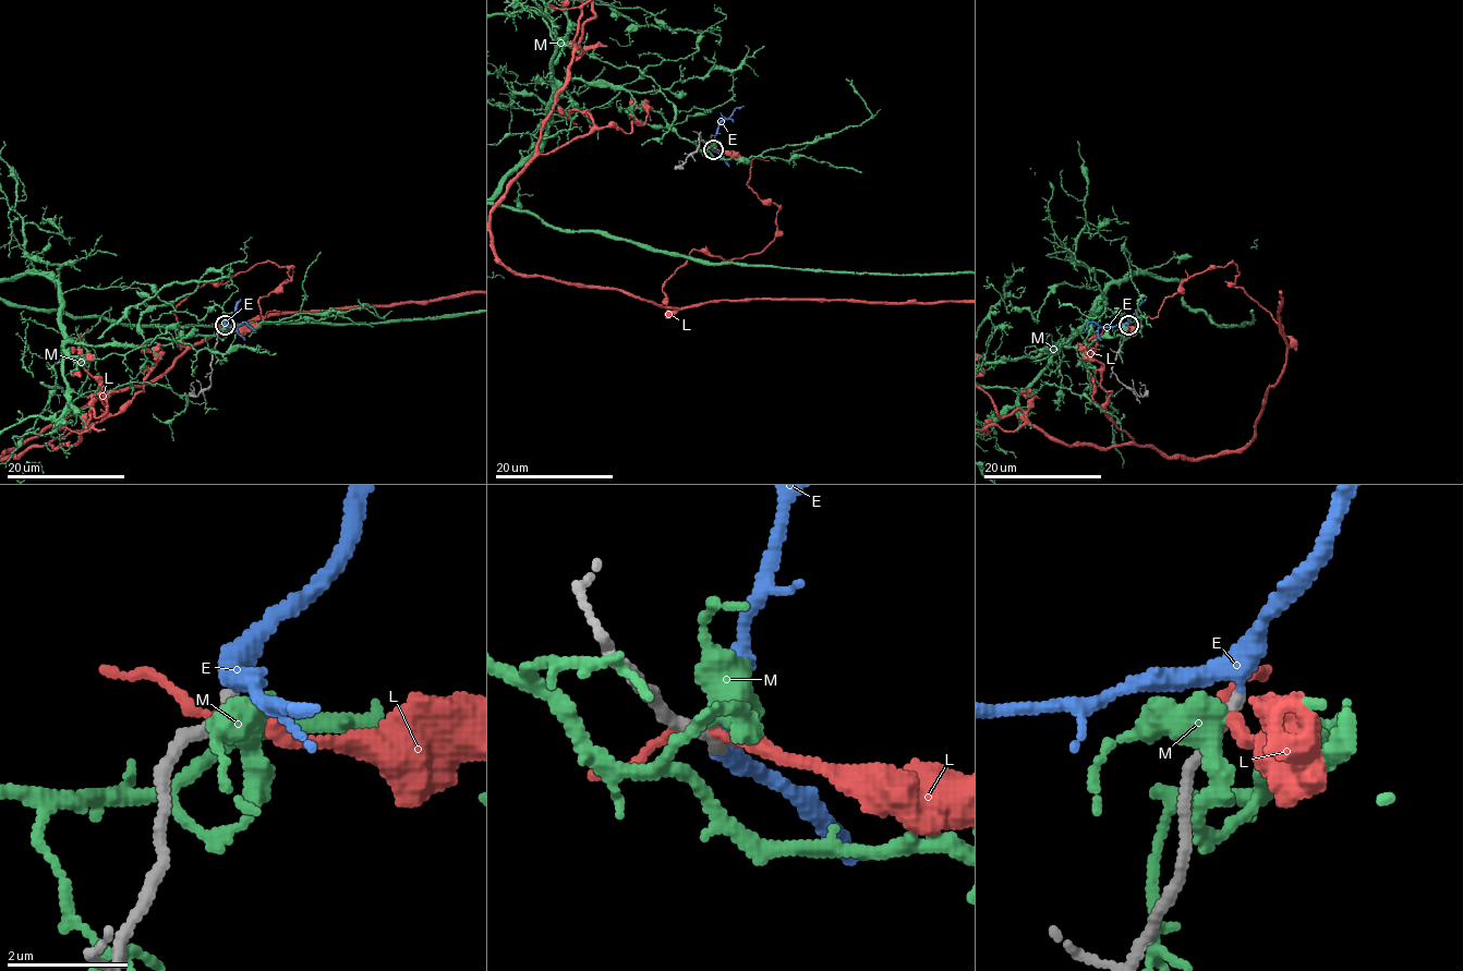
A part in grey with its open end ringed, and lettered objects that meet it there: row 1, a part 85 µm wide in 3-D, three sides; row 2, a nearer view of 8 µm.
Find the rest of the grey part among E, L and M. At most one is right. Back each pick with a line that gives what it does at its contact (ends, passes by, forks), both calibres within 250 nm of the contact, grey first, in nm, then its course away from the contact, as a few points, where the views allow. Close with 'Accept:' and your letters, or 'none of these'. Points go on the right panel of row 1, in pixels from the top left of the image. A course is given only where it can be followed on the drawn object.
E: it passes by | 200/320 nm | via (1127, 325), (1105, 326), (1089, 322), (1085, 330)
Accept: E

